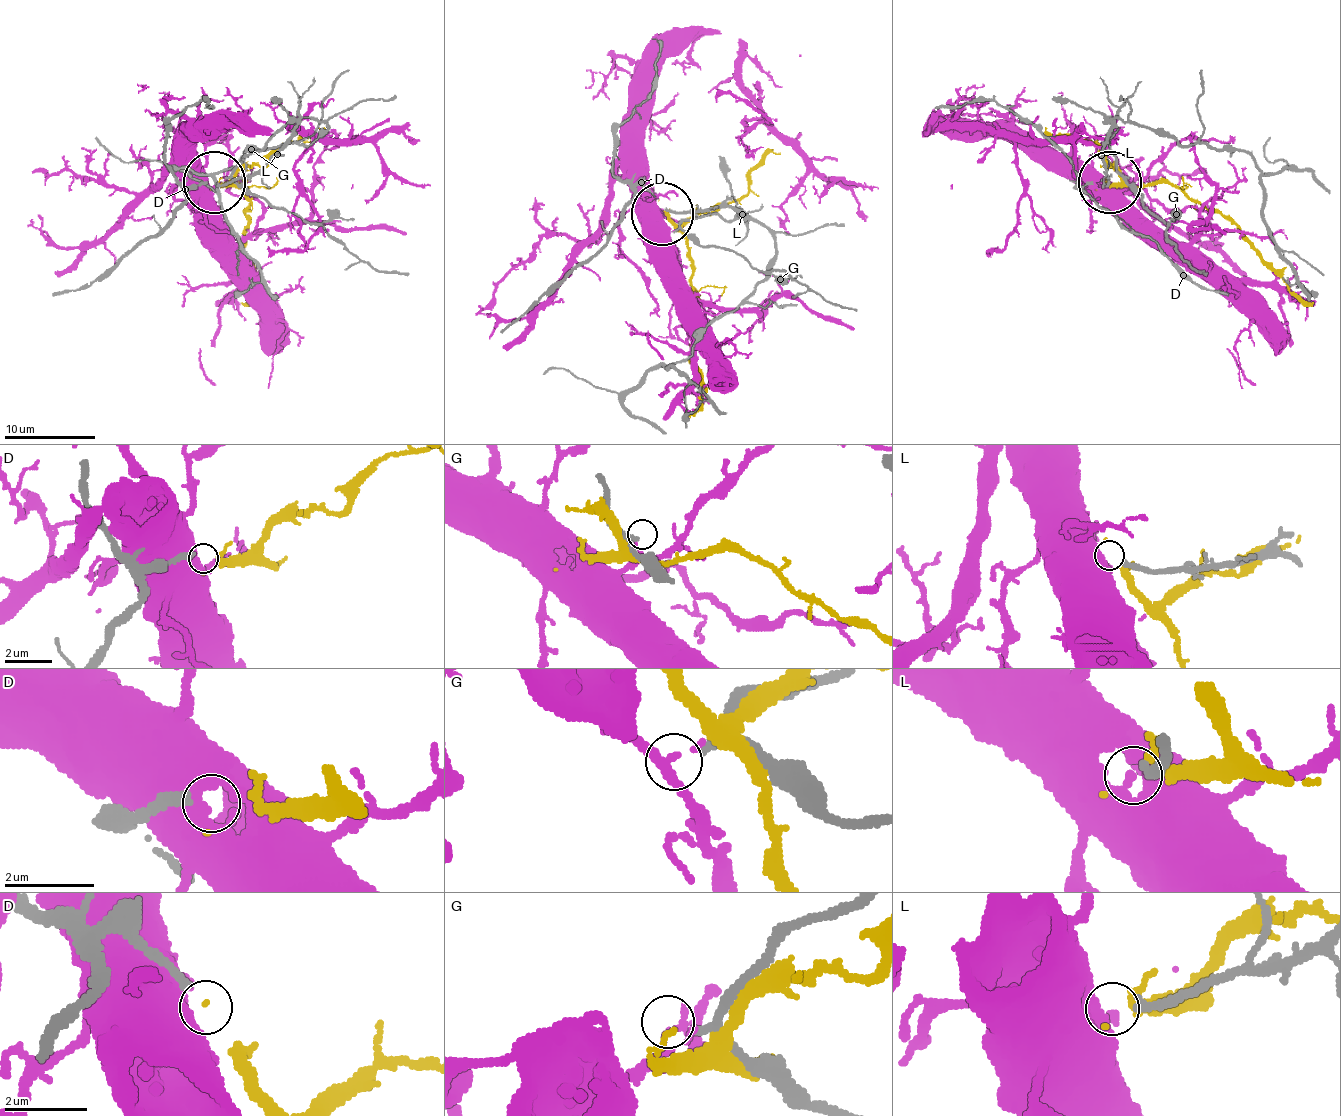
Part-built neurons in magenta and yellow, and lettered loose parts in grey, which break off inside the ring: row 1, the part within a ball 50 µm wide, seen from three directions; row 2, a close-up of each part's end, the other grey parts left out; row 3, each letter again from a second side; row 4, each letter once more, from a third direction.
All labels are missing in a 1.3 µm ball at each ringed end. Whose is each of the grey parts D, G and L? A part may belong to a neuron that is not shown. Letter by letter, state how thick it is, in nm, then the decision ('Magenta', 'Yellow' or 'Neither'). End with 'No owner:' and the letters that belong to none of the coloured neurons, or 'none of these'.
D: Thickness 200 nm. Yellow
G: Thickness 150 nm. Neither
L: Thickness 220 nm. Magenta
No owner: G

